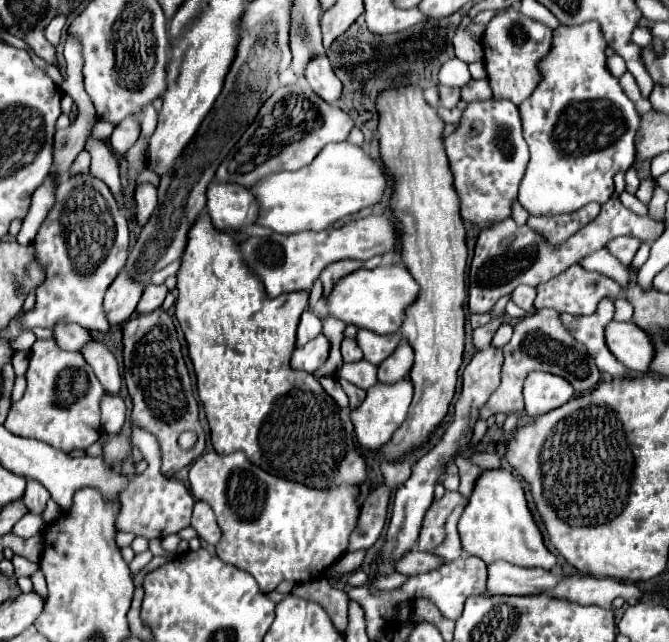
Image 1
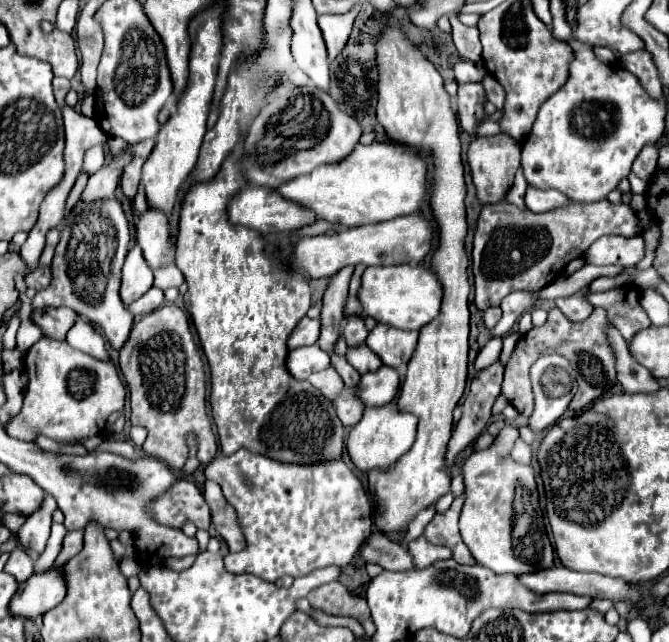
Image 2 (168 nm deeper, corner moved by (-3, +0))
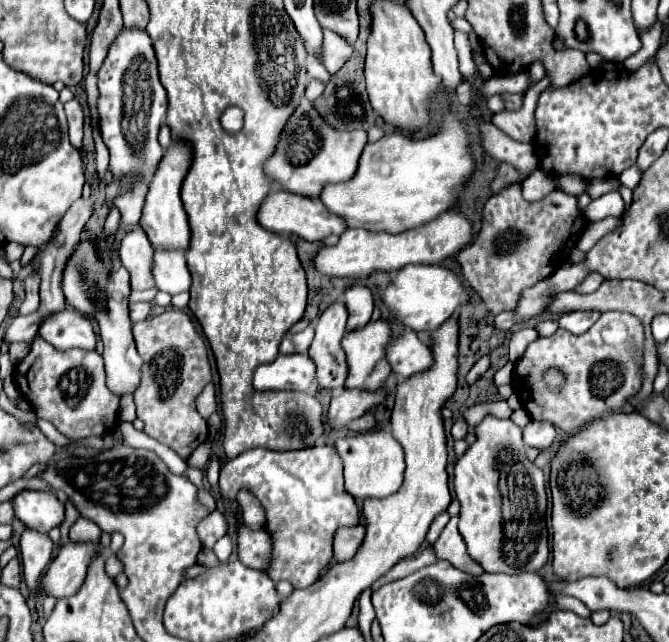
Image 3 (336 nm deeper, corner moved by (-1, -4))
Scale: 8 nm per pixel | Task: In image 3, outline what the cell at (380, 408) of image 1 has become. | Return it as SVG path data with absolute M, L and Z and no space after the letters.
M375 427L365 433L343 435L335 441L335 449L345 465L345 489L359 499L365 497L387 497L393 495L403 481L403 447L391 435L389 429Z

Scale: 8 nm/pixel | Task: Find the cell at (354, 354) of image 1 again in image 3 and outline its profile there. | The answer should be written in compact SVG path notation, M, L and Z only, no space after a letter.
M353 285L345 291L345 305L349 309L347 331L357 331L365 327L371 319L371 313L375 307L373 291L365 285Z

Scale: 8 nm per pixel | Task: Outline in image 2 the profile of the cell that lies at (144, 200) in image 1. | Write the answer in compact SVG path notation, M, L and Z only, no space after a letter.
M147 209L137 223L137 243L143 249L143 257L151 269L161 269L175 263L175 231L169 225L169 217L161 211Z

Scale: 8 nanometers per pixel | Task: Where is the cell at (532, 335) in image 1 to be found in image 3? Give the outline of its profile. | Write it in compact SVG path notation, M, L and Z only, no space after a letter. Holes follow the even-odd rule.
M607 311L601 313L599 321L583 335L557 329L553 335L529 343L523 357L515 363L513 385L517 385L515 391L531 419L547 419L573 435L593 419L619 411L621 405L641 389L641 353L641 321L629 313ZM549 367L559 367L567 377L559 393L551 393L543 383L543 373Z

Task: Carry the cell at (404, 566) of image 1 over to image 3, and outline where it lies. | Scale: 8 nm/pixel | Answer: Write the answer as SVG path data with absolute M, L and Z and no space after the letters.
M357 525L353 529L341 529L335 535L335 559L337 561L347 561L357 553L365 537L365 525Z

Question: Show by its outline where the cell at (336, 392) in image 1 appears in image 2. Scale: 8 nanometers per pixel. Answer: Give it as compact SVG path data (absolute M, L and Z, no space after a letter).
M345 389L343 395L335 399L335 409L337 409L337 417L341 419L341 423L345 427L353 427L355 423L359 423L359 417L363 417L365 405L359 399L355 399L353 393Z

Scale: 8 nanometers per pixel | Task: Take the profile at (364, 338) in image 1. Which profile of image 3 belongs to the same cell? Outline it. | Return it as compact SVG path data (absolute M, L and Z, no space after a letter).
M405 329L403 335L393 337L393 341L385 349L385 355L393 373L401 375L403 379L429 369L429 365L433 363L431 349L409 329Z

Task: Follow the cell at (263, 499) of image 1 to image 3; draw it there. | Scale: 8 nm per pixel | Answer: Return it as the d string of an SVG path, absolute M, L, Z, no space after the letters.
M317 445L305 451L269 451L269 449L249 449L235 459L229 459L221 467L219 487L225 497L235 499L241 489L247 489L257 497L265 511L265 531L271 537L271 563L267 575L277 583L287 579L295 589L305 589L317 581L321 571L333 561L333 537L341 527L355 527L361 521L361 511L343 487L343 463L335 447Z

